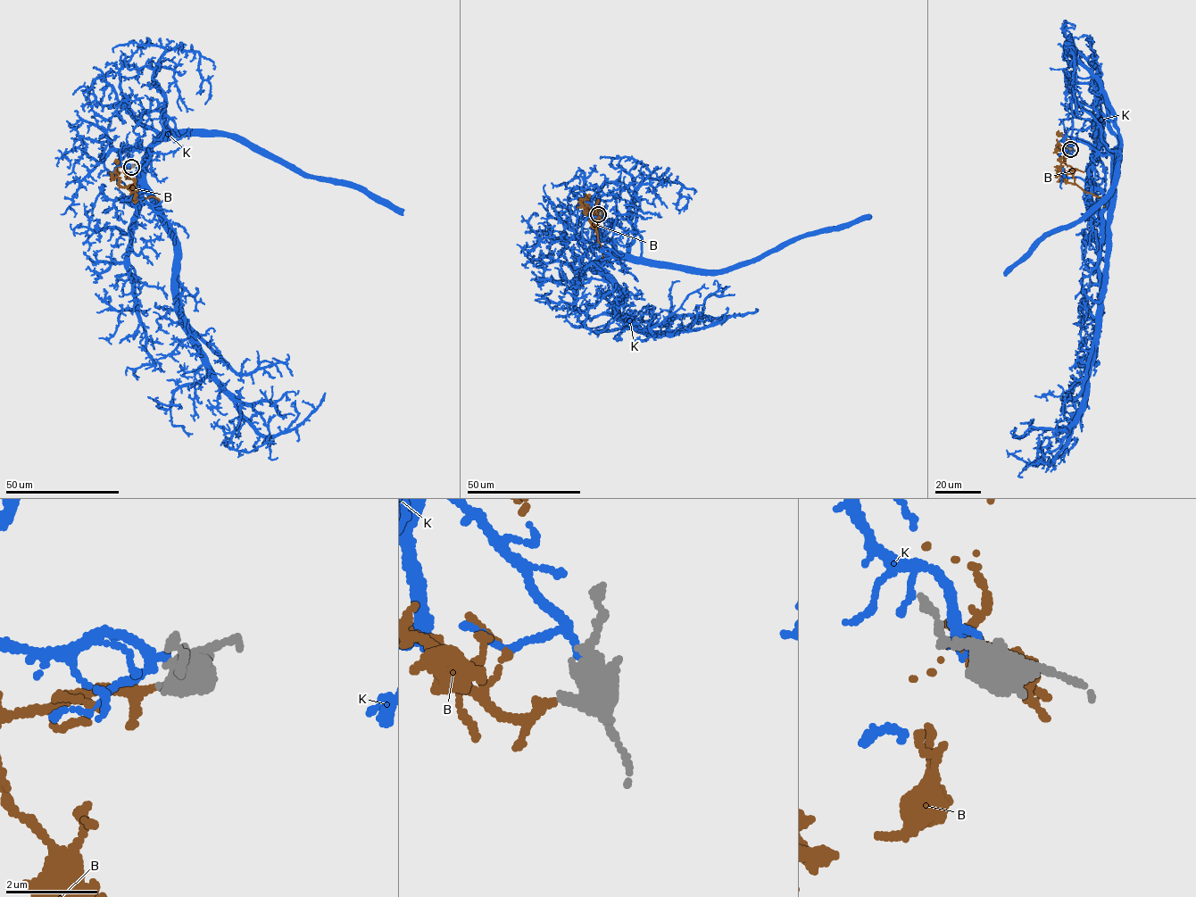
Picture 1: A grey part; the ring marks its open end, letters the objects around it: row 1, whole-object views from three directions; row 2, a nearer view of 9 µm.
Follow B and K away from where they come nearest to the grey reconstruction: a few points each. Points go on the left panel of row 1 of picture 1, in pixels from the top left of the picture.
B: (131, 167), (117, 168), (119, 186), (132, 186), (138, 199), (153, 196), (160, 201)
K: (131, 165), (121, 158), (145, 150), (185, 331), (220, 386), (265, 436), (322, 396)

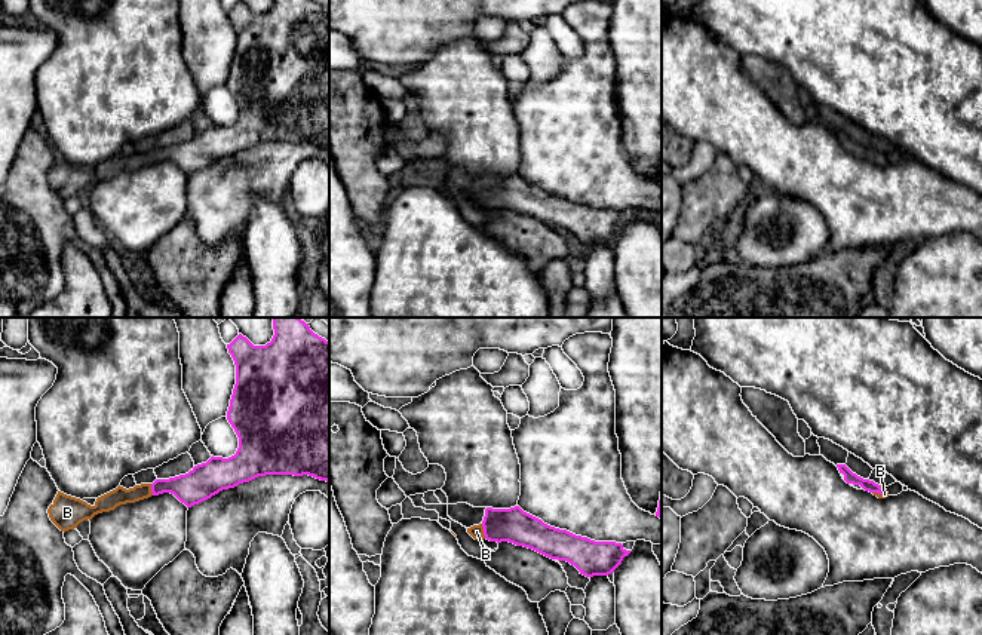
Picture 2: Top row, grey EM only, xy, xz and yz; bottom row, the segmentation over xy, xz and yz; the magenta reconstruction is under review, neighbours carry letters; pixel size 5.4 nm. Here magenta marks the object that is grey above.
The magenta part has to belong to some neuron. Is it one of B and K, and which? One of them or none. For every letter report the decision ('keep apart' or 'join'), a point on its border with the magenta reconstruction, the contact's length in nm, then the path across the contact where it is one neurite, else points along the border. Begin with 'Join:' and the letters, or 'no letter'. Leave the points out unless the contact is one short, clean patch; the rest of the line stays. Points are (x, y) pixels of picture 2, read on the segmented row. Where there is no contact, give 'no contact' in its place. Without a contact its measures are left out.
Join: B
B: join; meets magenta in xz at (484, 531); contact 80 nm long; runs through xz (513, 525), (497, 525), (484, 531), (476, 531)
K: keep apart; no contact

